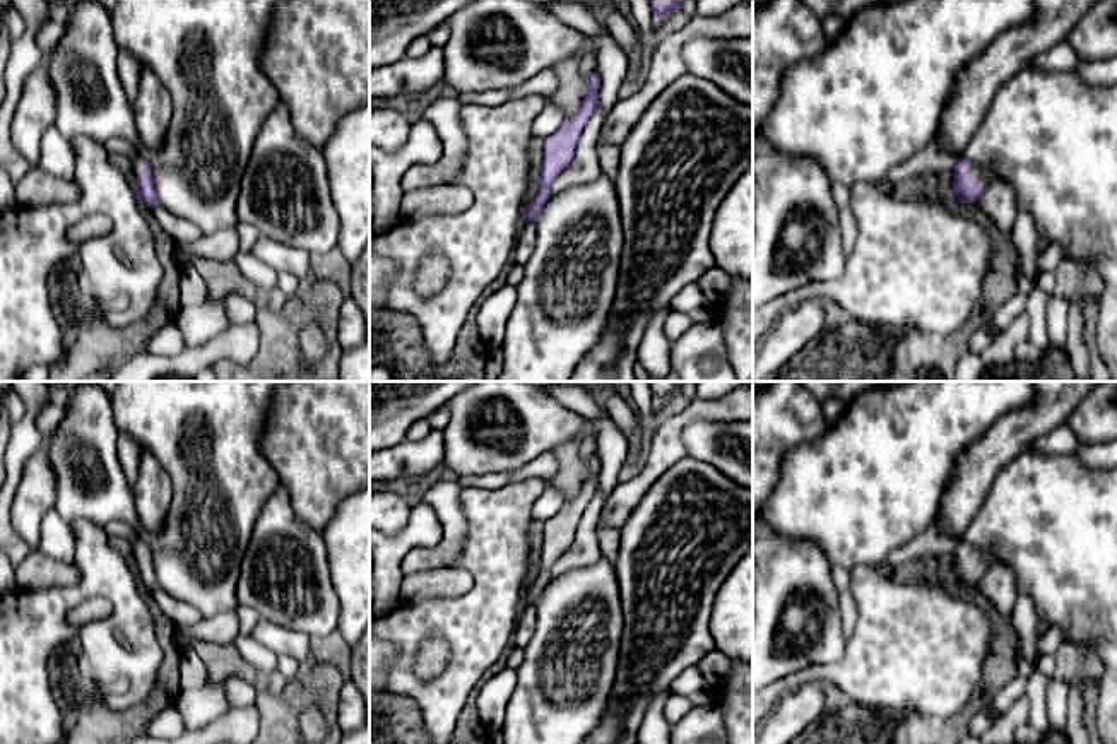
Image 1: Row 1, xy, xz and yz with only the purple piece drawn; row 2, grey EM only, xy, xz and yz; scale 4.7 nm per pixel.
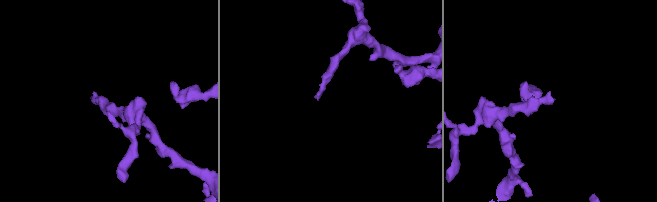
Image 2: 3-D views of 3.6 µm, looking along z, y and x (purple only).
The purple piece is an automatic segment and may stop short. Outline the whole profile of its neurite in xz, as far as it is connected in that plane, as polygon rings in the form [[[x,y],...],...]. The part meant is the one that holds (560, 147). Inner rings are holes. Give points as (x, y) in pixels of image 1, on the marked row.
[[[594,74],[588,77],[585,97],[578,113],[544,139],[544,161],[541,171],[535,174],[539,181],[537,195],[525,205],[527,222],[535,222],[546,202],[551,198],[553,181],[571,164],[580,140],[580,133],[588,118],[599,106],[600,77]]]

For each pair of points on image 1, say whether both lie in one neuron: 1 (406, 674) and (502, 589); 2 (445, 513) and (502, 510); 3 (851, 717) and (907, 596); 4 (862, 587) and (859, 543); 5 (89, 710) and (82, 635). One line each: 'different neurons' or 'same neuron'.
1: same neuron
2: different neurons
3: different neurons
4: different neurons
5: different neurons

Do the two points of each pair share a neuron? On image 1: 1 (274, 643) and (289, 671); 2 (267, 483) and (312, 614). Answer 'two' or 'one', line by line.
1: two
2: two

